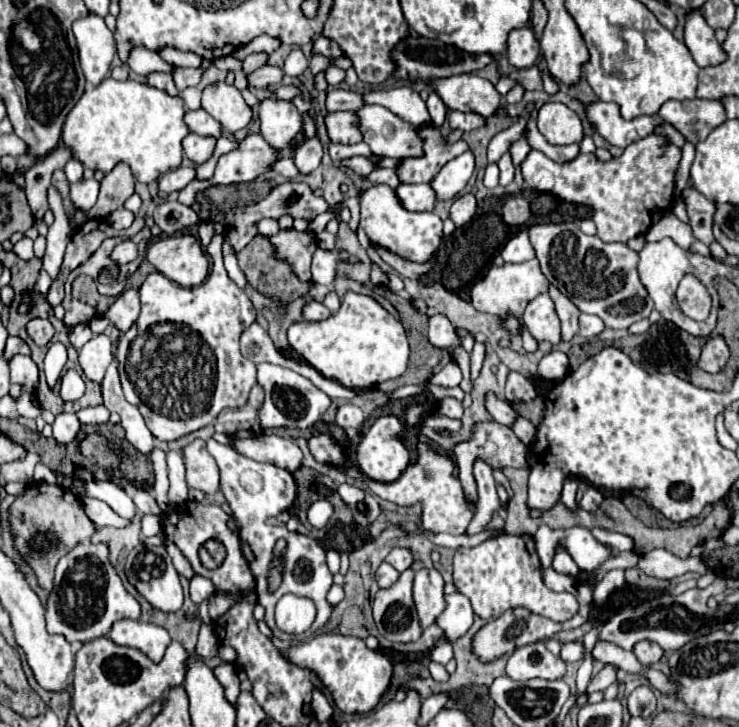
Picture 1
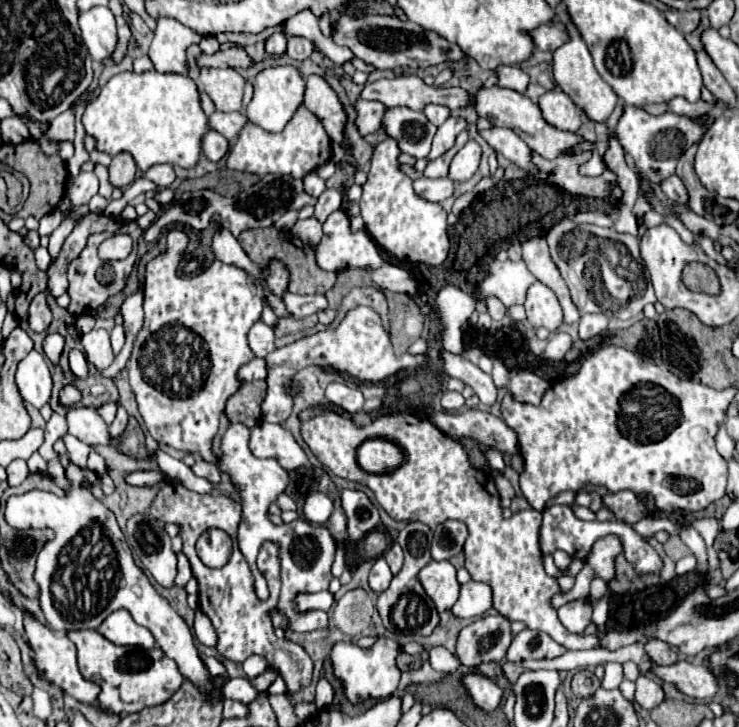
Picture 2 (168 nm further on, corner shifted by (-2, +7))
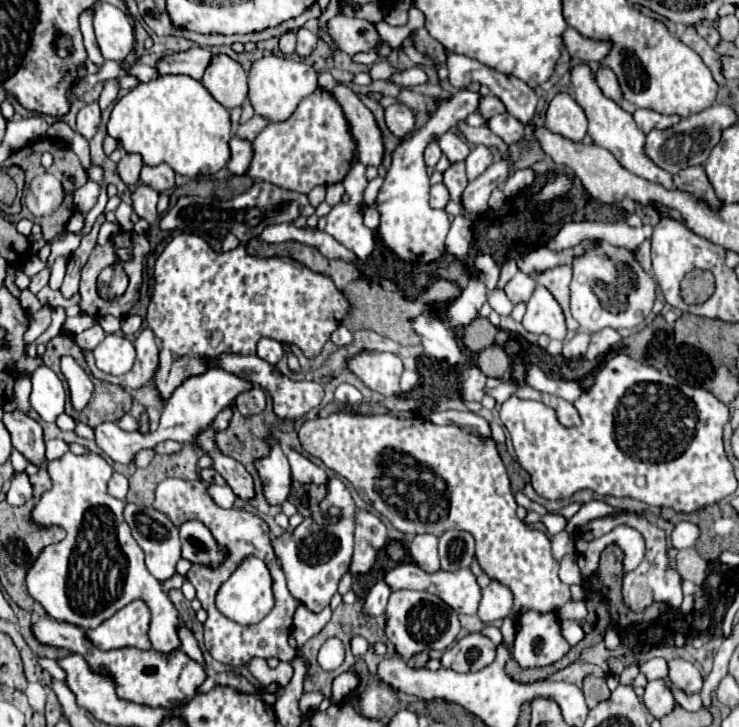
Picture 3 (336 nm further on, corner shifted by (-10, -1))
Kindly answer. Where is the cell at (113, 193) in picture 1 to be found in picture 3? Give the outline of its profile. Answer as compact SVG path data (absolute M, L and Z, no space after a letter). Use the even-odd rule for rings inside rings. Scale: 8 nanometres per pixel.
M125 154L119 162L119 176L127 186L135 186L139 182L141 168L143 168L143 158L139 154Z

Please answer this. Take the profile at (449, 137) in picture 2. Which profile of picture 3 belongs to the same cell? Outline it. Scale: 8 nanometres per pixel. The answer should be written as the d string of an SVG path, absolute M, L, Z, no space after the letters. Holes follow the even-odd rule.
M445 132L437 138L441 152L449 158L449 162L461 162L469 154L469 144L457 132Z

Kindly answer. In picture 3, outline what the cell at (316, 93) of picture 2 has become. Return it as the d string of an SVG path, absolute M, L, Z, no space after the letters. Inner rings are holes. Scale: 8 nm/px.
M337 84L331 90L331 96L335 96L335 102L347 116L351 138L355 140L357 148L357 160L365 166L379 166L383 158L383 140L373 114L363 106L363 102L349 86Z

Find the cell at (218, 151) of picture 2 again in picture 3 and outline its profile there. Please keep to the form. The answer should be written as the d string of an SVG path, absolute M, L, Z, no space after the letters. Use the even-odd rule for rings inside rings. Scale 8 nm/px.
M233 136L229 140L229 148L231 148L231 158L227 162L227 170L233 172L233 174L245 174L247 168L249 168L249 162L253 158L253 152L251 152L251 142L247 140L241 140L237 136Z

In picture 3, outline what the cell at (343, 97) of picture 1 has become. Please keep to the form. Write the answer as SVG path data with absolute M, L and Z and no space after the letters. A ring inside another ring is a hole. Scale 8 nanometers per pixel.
M485 96L483 100L479 100L479 108L477 110L483 116L483 120L489 122L495 114L505 112L505 106L503 106L503 102L497 96Z

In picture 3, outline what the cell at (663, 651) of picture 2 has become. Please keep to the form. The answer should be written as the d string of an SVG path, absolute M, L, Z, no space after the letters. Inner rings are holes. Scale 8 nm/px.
M673 658L667 662L667 666L669 666L669 678L677 688L683 688L687 694L701 692L703 678L695 664L691 664L689 660Z

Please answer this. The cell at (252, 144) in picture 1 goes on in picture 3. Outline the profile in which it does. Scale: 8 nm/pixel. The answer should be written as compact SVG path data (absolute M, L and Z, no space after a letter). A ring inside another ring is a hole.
M317 88L311 96L301 100L289 120L267 124L267 128L251 142L251 148L253 160L247 174L253 180L265 180L303 194L309 194L315 186L341 182L355 162L355 144L343 110L323 88Z

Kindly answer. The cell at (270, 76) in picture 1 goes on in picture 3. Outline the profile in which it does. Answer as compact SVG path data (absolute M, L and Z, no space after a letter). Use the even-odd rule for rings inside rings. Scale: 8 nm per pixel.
M193 48L187 52L179 52L175 56L163 58L157 64L157 68L159 68L159 74L185 74L195 80L201 80L213 56L215 54L209 48Z

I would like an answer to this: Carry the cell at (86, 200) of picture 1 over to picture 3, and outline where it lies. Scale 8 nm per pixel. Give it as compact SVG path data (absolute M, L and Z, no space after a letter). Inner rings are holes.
M87 180L87 184L75 192L75 208L81 210L83 214L87 214L97 204L99 194L101 194L101 184Z

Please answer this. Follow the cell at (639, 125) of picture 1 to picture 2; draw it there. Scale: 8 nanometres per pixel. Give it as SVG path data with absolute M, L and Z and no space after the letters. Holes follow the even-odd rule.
M625 106L625 112L617 126L617 136L619 136L619 142L625 148L625 152L631 154L631 158L635 160L637 168L641 172L645 172L651 182L659 184L659 176L671 176L675 172L675 164L677 164L679 156L703 138L703 134L707 132L705 120L707 120L705 116L689 118L689 116L677 116L673 112L665 112L661 116L651 116L651 114L643 112L641 108Z

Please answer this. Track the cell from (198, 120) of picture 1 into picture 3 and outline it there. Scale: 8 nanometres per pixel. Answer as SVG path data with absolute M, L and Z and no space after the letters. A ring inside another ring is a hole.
M253 116L251 120L239 124L239 126L233 130L233 134L239 136L239 138L243 138L243 140L253 140L265 126L267 126L267 120L265 120L265 118Z

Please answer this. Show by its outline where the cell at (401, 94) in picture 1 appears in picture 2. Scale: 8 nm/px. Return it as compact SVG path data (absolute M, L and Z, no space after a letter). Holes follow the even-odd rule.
M429 104L429 106L423 110L423 114L429 118L429 122L433 122L435 126L439 126L439 124L443 124L443 122L451 116L451 110L447 110L445 106Z

